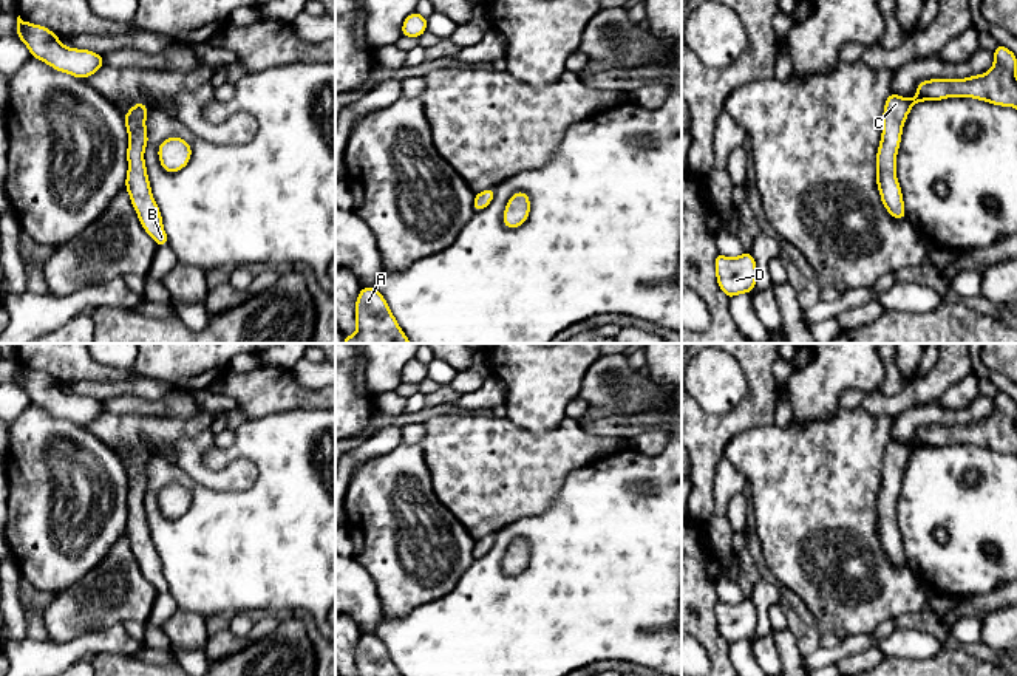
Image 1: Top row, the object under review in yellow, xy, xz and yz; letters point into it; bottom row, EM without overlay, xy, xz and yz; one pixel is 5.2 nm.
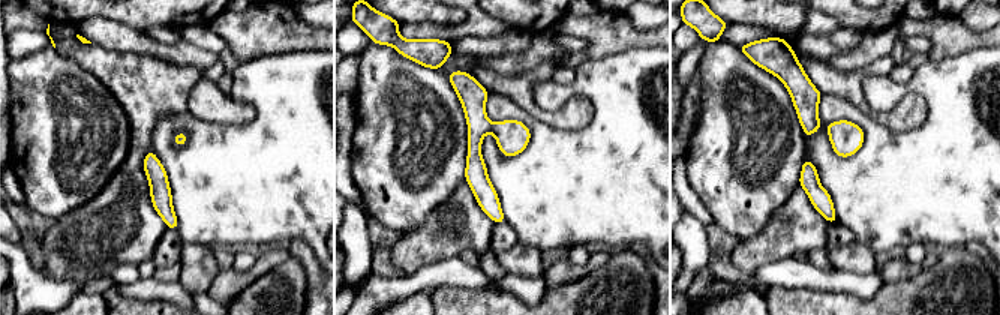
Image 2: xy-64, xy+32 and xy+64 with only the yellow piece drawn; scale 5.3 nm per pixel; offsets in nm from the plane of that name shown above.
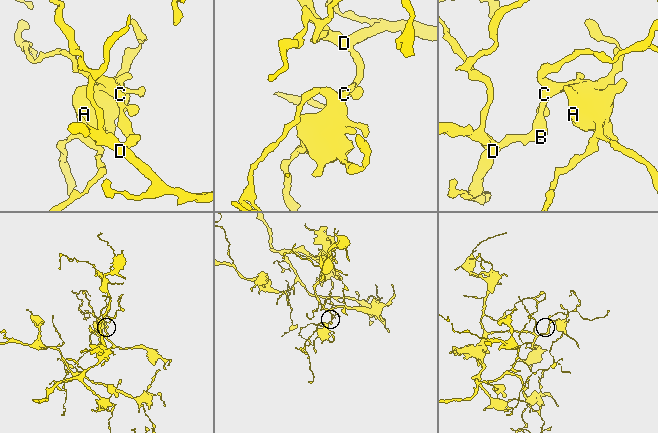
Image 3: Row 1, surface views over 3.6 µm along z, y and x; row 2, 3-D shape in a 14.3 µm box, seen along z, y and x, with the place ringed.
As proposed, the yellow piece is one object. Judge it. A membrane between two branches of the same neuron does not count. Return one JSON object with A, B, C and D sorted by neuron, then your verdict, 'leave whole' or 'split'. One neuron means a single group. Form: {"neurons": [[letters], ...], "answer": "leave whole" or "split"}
{"neurons": [["A", "B", "C", "D"]], "answer": "leave whole"}

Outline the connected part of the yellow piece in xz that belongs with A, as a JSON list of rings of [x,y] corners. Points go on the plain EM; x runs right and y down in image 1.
[[[376,634],[360,636],[355,647],[357,676],[400,676],[385,644]]]

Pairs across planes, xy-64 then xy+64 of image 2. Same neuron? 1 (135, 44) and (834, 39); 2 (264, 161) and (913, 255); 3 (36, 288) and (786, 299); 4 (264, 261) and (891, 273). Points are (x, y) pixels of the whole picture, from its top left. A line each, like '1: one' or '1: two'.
1: one
2: two
3: two
4: one

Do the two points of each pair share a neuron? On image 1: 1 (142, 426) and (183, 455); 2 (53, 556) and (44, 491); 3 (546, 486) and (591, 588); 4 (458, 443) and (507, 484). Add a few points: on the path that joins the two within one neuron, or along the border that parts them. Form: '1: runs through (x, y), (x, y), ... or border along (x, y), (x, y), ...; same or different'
1: border along (203, 429), (172, 446), (173, 463); different
2: runs through (50, 540), (47, 537), (47, 506); same
3: border along (572, 471), (547, 508), (520, 518); different
4: runs through (470, 455), (487, 472), (495, 472); same

